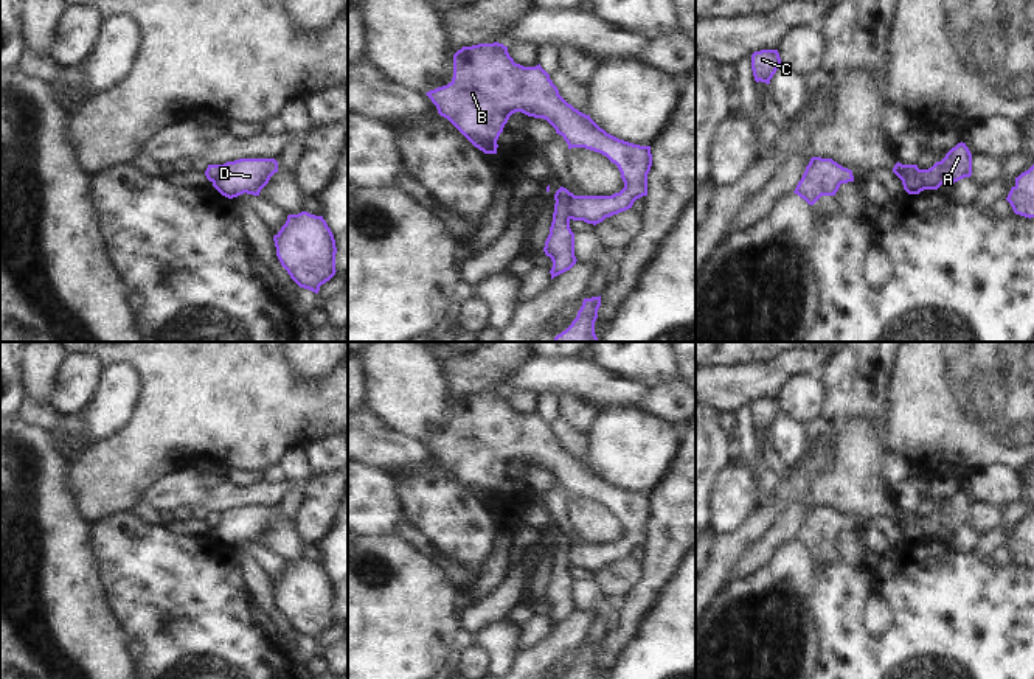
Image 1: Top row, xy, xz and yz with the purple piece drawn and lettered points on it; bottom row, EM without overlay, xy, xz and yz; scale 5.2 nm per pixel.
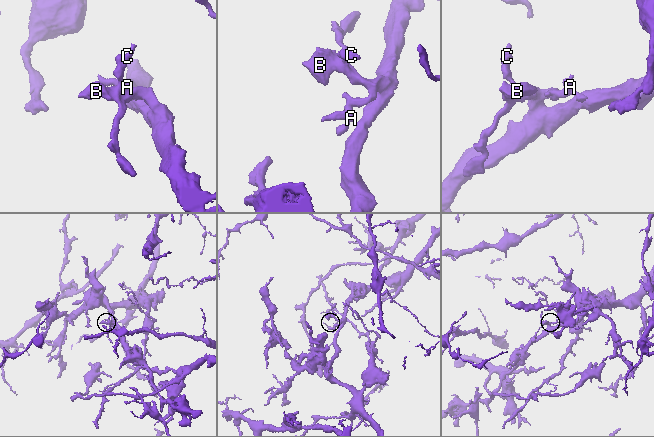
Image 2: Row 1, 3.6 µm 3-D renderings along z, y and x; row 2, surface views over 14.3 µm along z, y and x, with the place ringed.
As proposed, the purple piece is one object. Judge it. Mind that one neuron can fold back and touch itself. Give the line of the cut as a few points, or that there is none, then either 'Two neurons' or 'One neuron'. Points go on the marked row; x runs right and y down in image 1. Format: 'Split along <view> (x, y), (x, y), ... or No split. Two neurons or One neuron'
Split along xz (573, 194), (569, 202), (569, 218). Two neurons.

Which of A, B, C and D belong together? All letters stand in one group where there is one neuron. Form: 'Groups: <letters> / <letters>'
Groups: A / B C D.

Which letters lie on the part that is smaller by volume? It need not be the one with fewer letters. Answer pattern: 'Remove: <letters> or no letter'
Remove: A

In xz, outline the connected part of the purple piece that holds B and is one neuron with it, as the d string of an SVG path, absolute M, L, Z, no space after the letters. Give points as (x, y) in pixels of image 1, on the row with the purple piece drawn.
M503 44L463 47L453 54L452 81L425 95L438 113L484 154L497 154L497 140L505 124L512 113L522 112L546 120L556 134L564 137L568 149L585 148L615 163L624 188L612 196L573 196L568 202L568 218L573 221L596 225L647 196L651 146L607 134L590 115L579 112L559 95L540 64L515 64Z

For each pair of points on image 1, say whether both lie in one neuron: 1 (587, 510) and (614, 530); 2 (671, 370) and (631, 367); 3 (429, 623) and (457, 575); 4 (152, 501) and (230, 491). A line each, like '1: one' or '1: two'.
1: one
2: one
3: two
4: one

